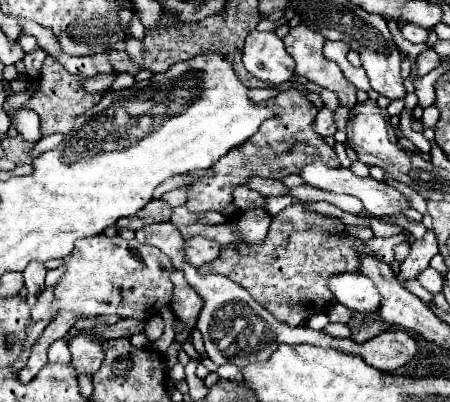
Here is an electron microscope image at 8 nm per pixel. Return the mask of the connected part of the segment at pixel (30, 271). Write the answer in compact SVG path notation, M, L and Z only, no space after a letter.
M30 262L26 266L26 270L22 272L24 274L24 282L26 282L26 290L30 294L38 294L42 288L44 288L44 276L46 276L46 268L44 264L40 262Z

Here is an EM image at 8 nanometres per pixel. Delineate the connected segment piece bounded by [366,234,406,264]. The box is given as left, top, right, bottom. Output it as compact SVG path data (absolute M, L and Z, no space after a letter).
M396 234L396 236L384 236L384 238L372 238L372 240L368 240L366 244L368 244L368 248L372 248L372 256L376 256L378 260L382 258L386 264L392 264L392 260L394 260L394 246L398 246L398 244L402 244L406 238L404 238L404 234Z

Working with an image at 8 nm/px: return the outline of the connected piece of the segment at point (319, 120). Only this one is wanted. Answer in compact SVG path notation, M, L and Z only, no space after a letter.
M320 108L316 120L314 120L314 132L322 138L334 136L334 114L328 108Z

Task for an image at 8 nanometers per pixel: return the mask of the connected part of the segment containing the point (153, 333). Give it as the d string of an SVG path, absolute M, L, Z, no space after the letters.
M154 316L146 324L148 324L148 328L144 328L144 336L148 340L158 340L162 336L162 332L164 332L164 320L160 316Z

